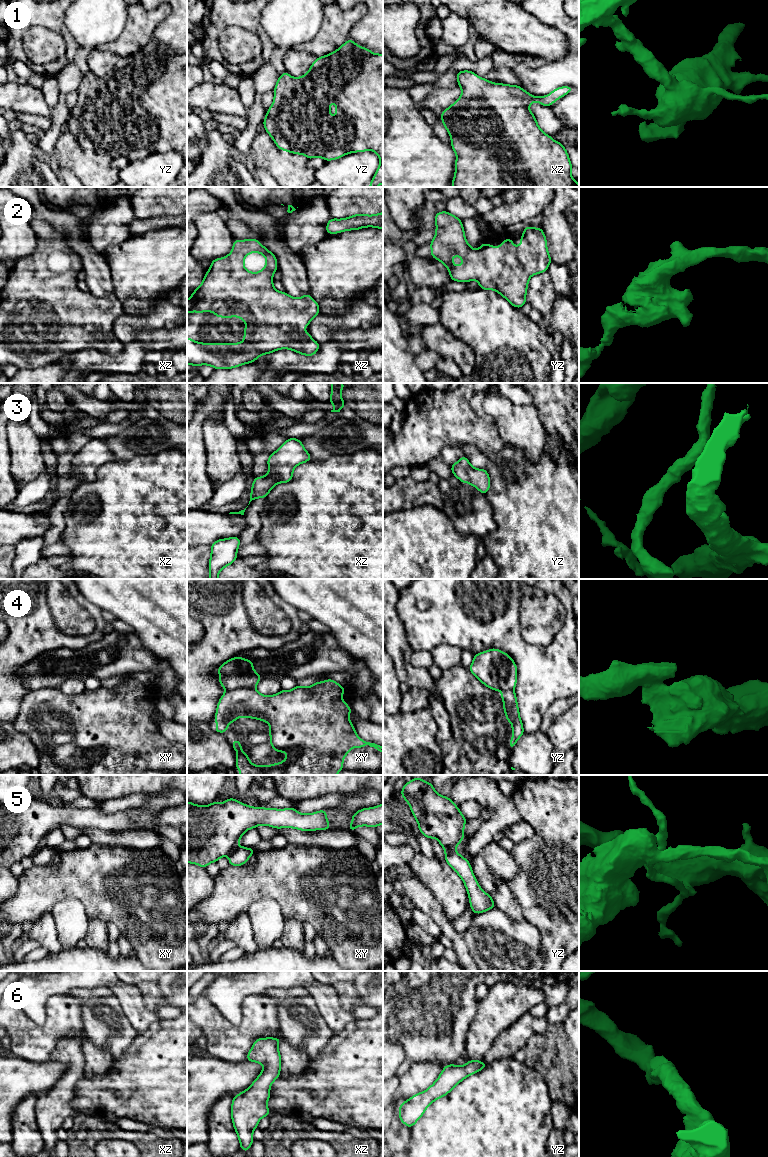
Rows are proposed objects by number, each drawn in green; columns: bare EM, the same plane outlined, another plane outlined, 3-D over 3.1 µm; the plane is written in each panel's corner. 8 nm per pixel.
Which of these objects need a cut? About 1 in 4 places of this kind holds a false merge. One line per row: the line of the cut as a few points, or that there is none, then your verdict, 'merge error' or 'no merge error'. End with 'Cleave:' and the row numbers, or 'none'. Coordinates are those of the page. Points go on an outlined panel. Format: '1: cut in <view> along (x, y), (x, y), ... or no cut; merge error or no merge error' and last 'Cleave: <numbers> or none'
1: no cut; no merge error
2: no cut; no merge error
3: no cut; no merge error
4: cut in xy along (254, 686), (241, 686), (227, 691); merge error
5: cut in yz along (445, 850), (454, 851); merge error
6: no cut; no merge error
Cleave: 4, 5

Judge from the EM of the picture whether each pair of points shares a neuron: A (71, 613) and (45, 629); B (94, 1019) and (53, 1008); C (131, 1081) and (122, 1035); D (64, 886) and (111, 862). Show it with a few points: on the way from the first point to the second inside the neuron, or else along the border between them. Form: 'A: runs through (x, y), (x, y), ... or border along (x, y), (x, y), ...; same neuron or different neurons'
A: border along (47, 601), (55, 626), (60, 631), (74, 636); different neurons
B: border along (82, 999), (81, 1021), (85, 1036); different neurons
C: border along (138, 1032), (125, 1051), (111, 1058); different neurons
D: runs through (76, 875), (95, 874), (99, 870); same neuron

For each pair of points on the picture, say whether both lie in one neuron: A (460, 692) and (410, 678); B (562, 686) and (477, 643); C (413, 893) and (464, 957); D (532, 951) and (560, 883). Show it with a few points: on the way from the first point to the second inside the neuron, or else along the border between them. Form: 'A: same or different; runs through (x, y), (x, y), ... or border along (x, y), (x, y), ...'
A: different; border along (433, 681), (438, 691)
B: same; runs through (541, 670), (508, 639), (497, 639)
C: same; runs through (430, 906), (457, 940)
D: different; border along (524, 918), (539, 930), (540, 942)

